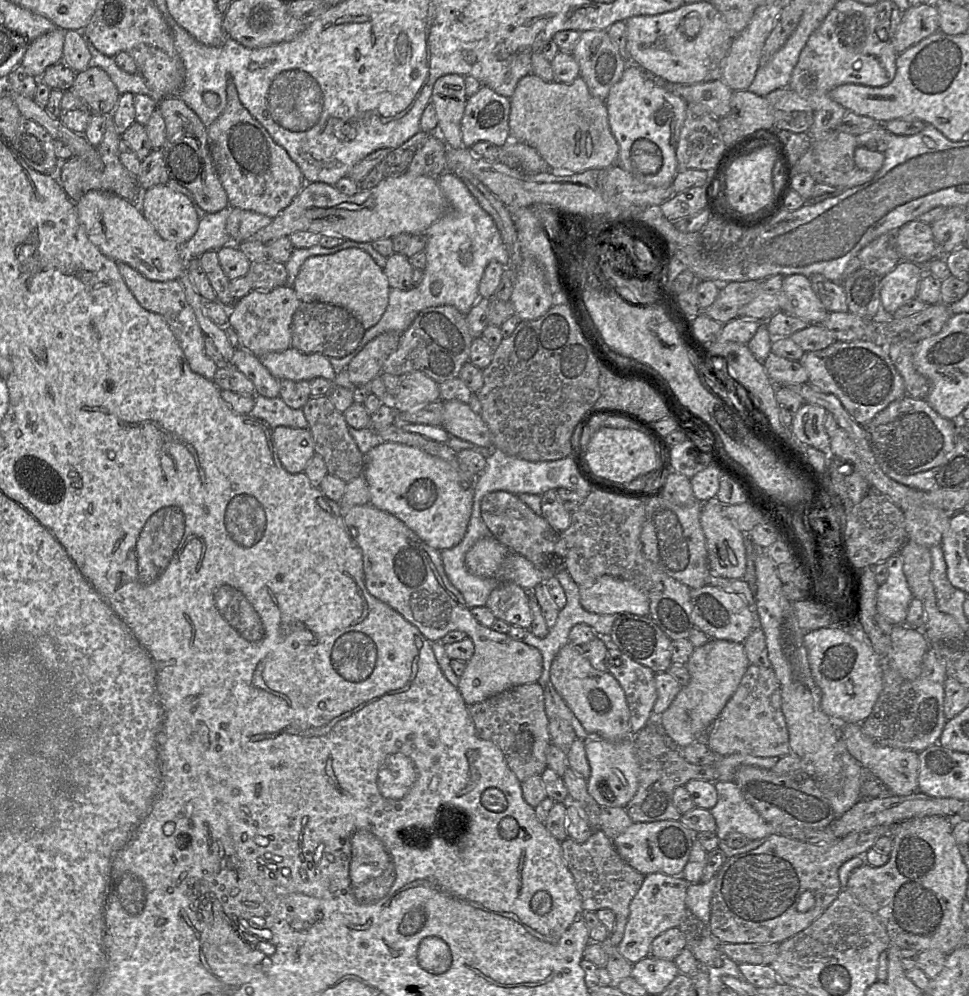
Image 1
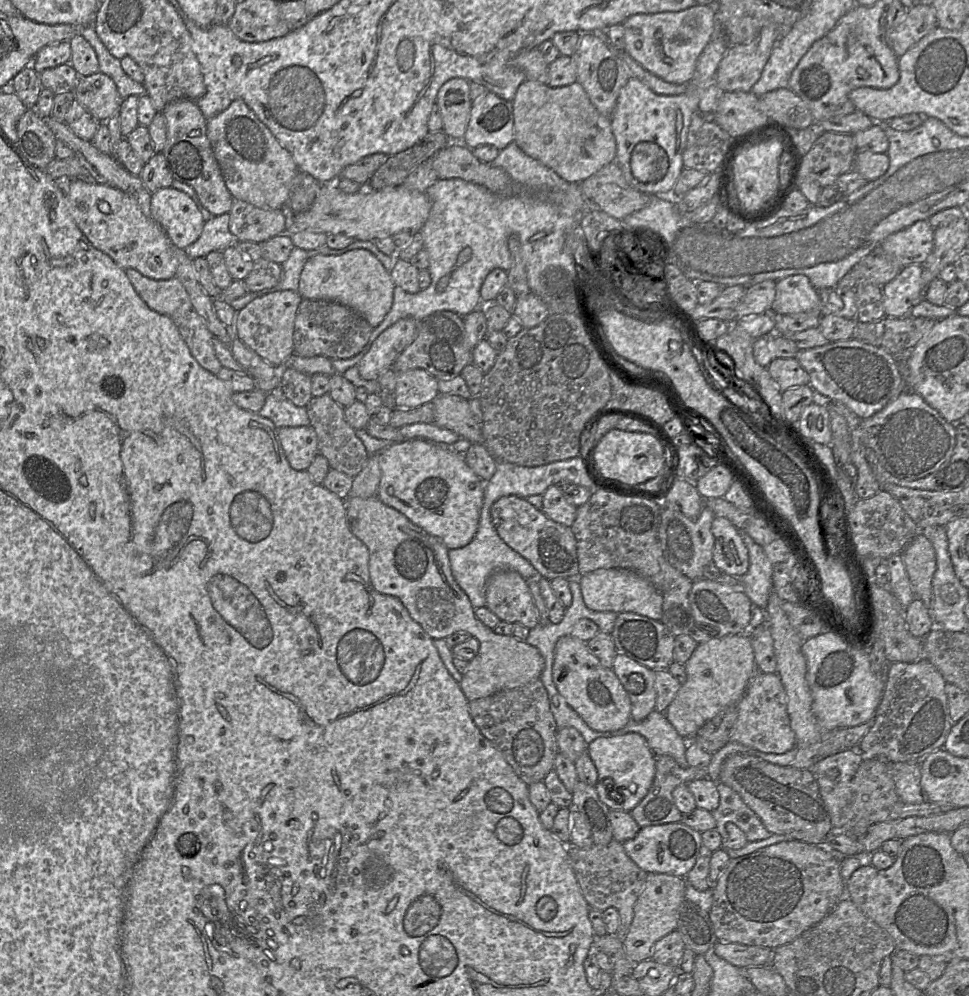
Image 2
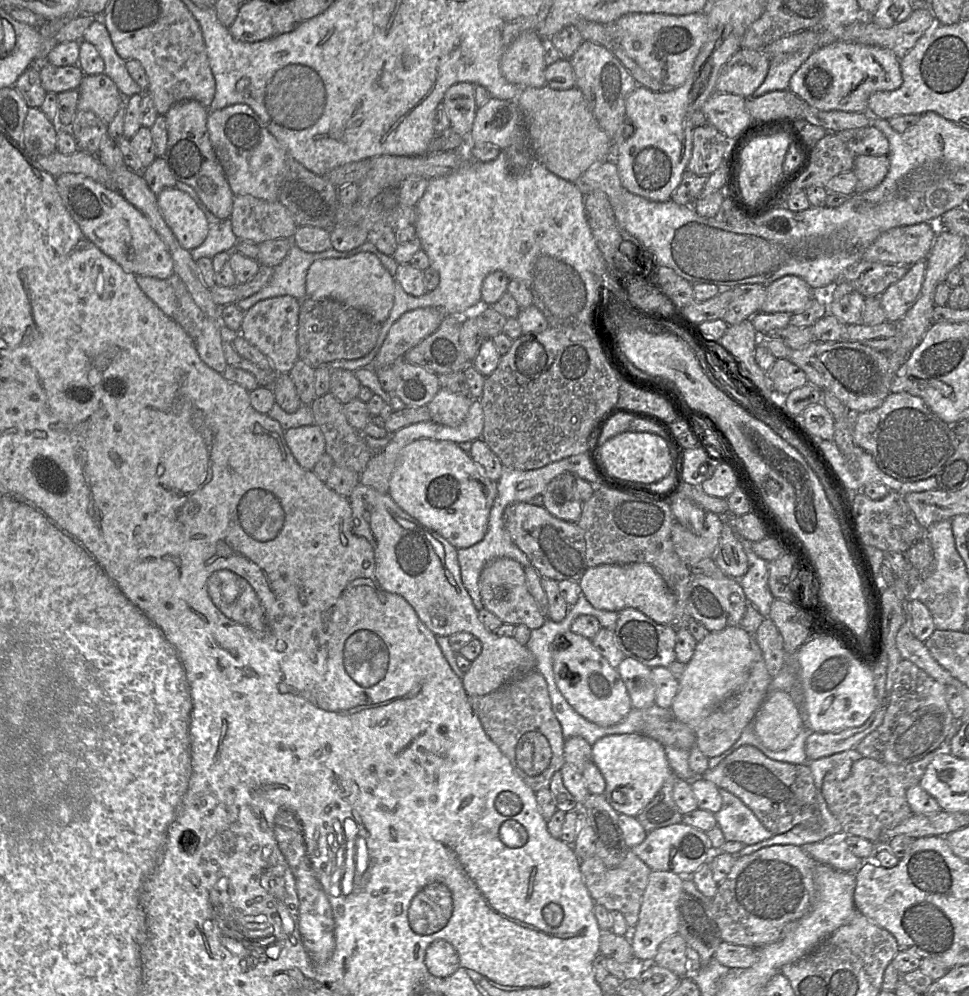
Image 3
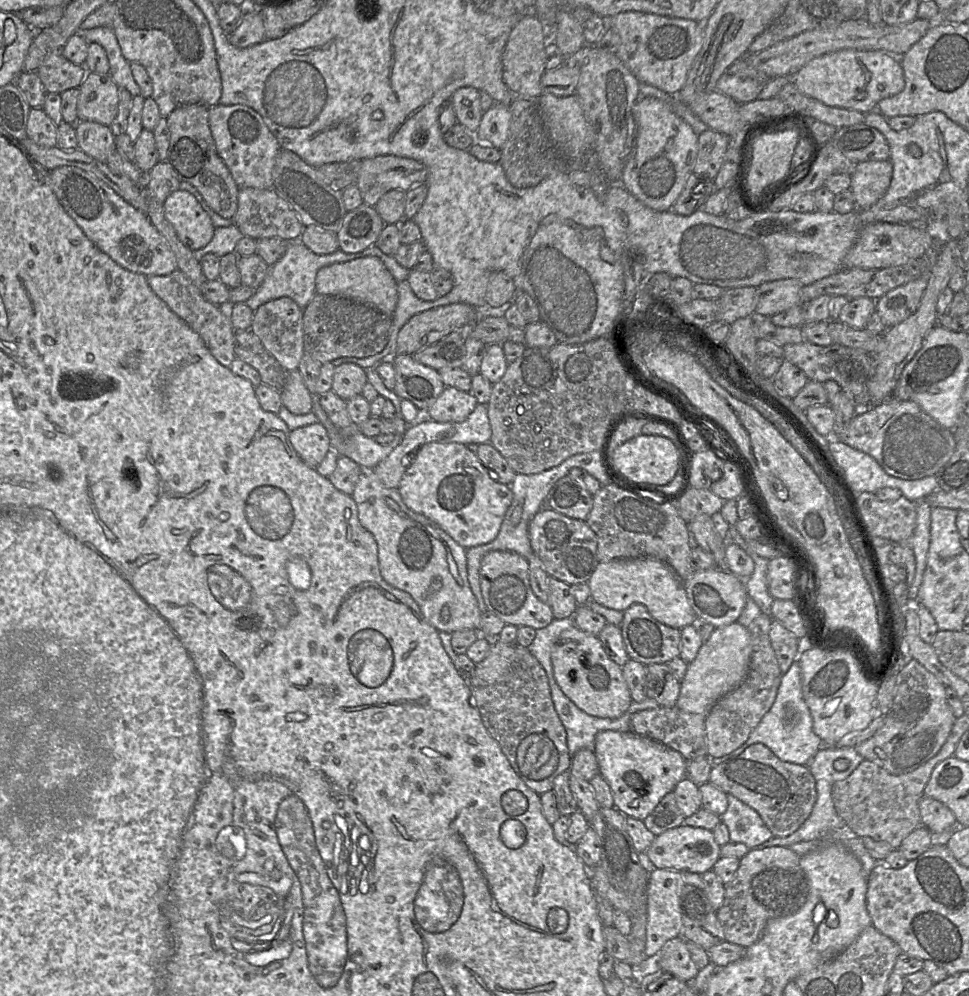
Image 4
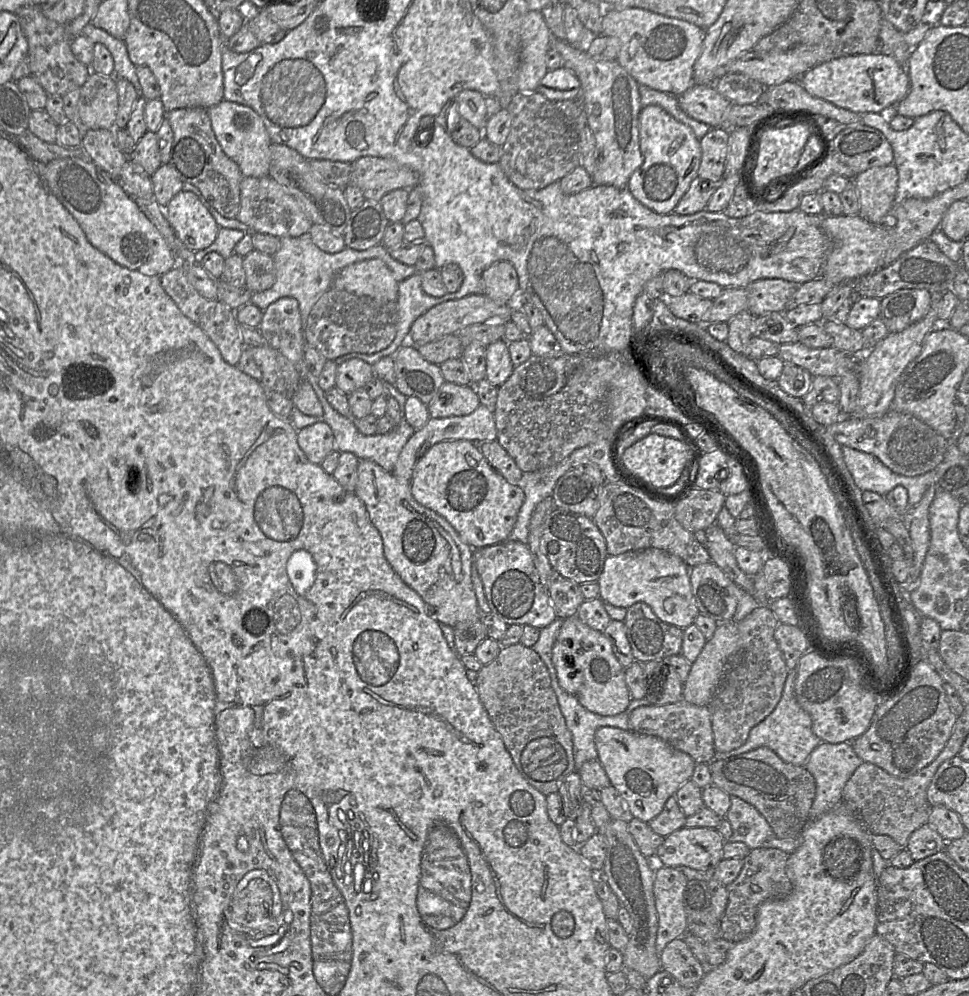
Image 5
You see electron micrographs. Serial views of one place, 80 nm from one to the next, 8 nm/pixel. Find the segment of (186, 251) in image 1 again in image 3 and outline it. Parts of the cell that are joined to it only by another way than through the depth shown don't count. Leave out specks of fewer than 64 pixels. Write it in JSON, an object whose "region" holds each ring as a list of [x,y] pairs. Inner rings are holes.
{"region":[[[230,219],[222,220],[218,224],[209,224],[209,231],[205,241],[190,251],[196,262],[202,257],[212,259],[220,252],[231,252],[237,244],[238,238],[233,233]]]}

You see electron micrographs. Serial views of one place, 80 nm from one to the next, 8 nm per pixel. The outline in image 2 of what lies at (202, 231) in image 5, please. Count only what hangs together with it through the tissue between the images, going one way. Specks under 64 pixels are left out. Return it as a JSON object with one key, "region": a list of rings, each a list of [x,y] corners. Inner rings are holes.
{"region":[[[161,188],[152,193],[151,217],[164,229],[172,244],[185,249],[203,231],[205,221],[194,201],[175,188]]]}

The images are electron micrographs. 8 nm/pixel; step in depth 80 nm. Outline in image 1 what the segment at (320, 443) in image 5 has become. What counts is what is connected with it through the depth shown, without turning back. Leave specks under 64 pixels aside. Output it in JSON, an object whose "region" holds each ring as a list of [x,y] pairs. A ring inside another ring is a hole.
{"region":[[[278,426],[272,430],[272,439],[281,464],[291,474],[303,472],[315,455],[309,428]]]}

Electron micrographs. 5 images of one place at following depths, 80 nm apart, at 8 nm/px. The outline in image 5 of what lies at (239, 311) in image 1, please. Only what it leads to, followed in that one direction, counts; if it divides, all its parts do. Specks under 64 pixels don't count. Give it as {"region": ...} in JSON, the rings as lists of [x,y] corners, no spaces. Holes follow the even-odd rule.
{"region":[[[283,297],[264,311],[257,328],[266,344],[281,352],[298,366],[302,362],[305,343],[299,303],[293,297]]]}

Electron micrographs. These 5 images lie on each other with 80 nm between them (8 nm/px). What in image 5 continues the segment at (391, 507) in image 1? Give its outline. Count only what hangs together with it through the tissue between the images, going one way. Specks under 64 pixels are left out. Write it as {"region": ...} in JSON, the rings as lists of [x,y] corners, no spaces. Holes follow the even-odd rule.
{"region":[[[468,440],[431,446],[415,464],[409,483],[415,500],[444,517],[472,549],[507,541],[525,499],[523,490],[508,483]]]}

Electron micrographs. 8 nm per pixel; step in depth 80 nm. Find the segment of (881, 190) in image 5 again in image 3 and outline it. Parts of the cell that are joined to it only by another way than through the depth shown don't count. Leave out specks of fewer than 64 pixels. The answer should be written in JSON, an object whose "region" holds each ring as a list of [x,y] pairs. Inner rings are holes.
{"region":[[[859,155],[854,159],[853,172],[857,177],[855,192],[863,193],[877,187],[890,167],[888,155]]]}

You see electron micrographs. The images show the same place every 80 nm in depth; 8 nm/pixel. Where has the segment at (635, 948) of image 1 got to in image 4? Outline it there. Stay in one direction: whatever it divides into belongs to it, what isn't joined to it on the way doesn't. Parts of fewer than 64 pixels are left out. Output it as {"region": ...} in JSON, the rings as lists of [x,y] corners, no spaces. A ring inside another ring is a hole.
{"region":[[[655,869],[647,889],[647,926],[645,952],[652,956],[664,943],[681,936],[680,895],[685,883],[676,870]]]}

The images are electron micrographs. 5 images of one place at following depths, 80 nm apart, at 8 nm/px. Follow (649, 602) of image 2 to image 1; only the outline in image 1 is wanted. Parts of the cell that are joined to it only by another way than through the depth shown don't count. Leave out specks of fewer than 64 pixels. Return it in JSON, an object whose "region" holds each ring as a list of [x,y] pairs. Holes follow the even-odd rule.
{"region":[[[609,575],[597,578],[590,585],[579,586],[580,604],[590,613],[631,613],[648,616],[649,598],[636,585]]]}

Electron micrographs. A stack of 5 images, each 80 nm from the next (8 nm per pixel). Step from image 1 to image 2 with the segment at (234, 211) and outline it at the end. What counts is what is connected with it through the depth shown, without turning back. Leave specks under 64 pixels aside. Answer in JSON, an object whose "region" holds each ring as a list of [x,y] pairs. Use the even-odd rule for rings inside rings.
{"region":[[[233,199],[229,231],[237,241],[263,243],[283,234],[287,212],[284,209],[262,209],[247,202]]]}

